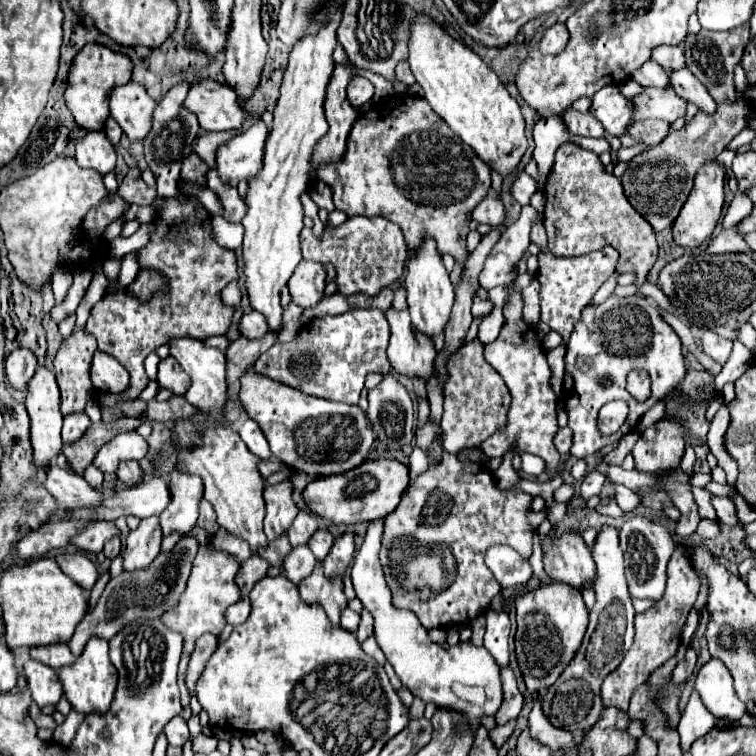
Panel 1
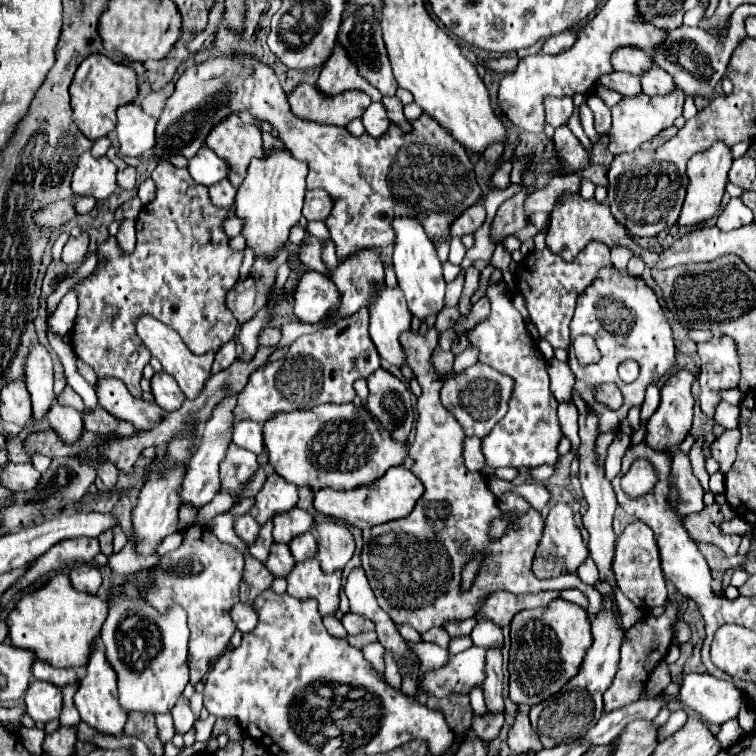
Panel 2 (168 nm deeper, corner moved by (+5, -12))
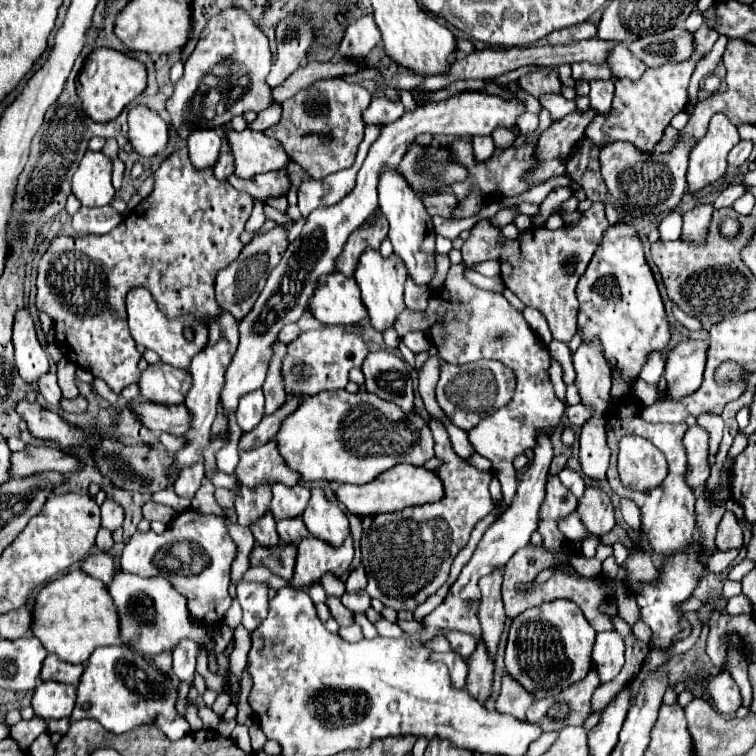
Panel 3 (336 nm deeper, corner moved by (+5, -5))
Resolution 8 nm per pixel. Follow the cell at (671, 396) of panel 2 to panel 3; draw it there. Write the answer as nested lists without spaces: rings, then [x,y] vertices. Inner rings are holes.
[[[693,339],[679,343],[667,355],[665,379],[671,399],[681,399],[699,389],[699,385],[703,383],[705,361],[707,361],[707,343]]]

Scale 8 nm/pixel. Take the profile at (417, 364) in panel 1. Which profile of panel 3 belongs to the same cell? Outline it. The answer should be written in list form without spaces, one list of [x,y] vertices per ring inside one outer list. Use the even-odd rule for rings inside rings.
[[[365,249],[359,257],[359,265],[357,265],[353,277],[357,279],[357,283],[361,287],[361,297],[369,311],[371,325],[377,331],[385,331],[387,327],[391,327],[395,323],[397,315],[405,309],[403,285],[405,285],[407,273],[405,273],[405,265],[401,265],[401,259],[395,253],[391,253],[389,257],[383,257],[375,249]]]

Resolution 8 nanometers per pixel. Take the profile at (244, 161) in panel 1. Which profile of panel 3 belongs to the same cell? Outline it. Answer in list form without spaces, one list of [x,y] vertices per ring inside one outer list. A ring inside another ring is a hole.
[[[205,129],[205,131],[191,133],[187,137],[187,143],[189,143],[189,157],[197,169],[207,169],[215,165],[221,147],[219,131]]]

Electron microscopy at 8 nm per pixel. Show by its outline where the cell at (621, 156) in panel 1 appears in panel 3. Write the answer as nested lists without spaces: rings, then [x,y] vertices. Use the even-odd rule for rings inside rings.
[[[501,209],[495,217],[491,217],[491,225],[495,227],[505,227],[507,223],[511,223],[515,219],[515,209]]]

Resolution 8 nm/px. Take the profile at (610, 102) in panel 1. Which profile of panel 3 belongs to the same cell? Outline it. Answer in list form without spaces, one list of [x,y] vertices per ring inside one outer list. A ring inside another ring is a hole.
[[[597,79],[597,81],[591,81],[591,93],[589,93],[589,99],[591,99],[591,107],[593,111],[597,111],[599,115],[607,113],[611,109],[611,101],[613,101],[613,91],[615,91],[615,81],[603,81],[603,79]]]

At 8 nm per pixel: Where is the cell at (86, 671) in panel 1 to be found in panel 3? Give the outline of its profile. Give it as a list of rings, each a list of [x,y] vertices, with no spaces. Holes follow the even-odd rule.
[[[99,647],[85,665],[70,723],[87,717],[99,721],[111,733],[125,733],[141,725],[157,723],[157,727],[169,739],[181,739],[185,733],[189,733],[189,723],[175,711],[177,685],[177,677],[163,675],[151,661],[135,657],[131,649]]]

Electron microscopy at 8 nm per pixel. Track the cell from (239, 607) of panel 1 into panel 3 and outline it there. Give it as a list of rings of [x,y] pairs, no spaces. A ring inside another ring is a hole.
[[[245,583],[237,585],[237,599],[243,607],[243,625],[253,631],[261,621],[267,617],[269,603],[267,603],[267,583]]]

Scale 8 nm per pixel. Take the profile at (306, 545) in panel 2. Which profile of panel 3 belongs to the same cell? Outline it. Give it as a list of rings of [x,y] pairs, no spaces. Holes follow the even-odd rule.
[[[299,517],[277,521],[277,533],[283,543],[295,543],[295,541],[309,535],[309,531],[305,529],[305,523]]]

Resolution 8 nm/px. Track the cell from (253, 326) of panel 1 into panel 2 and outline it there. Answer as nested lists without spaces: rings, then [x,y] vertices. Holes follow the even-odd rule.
[[[263,328],[261,336],[259,336],[259,346],[275,346],[281,338],[281,332],[277,328]]]

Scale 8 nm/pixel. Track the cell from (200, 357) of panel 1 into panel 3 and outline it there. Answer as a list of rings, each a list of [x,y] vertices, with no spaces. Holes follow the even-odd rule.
[[[135,287],[127,293],[127,315],[129,315],[129,329],[131,329],[135,343],[159,353],[161,361],[169,363],[173,367],[187,369],[193,355],[197,355],[207,345],[207,327],[205,325],[201,325],[197,319],[193,319],[189,315],[181,315],[181,317],[173,317],[173,319],[167,317],[165,313],[161,313],[161,309],[157,309],[153,295],[143,287]],[[187,327],[193,329],[193,333],[195,333],[193,341],[187,341],[183,335]]]

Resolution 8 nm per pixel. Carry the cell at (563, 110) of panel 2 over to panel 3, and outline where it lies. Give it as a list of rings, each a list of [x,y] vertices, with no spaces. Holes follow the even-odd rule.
[[[555,67],[529,71],[519,77],[519,85],[533,97],[539,97],[543,93],[561,93],[561,81]]]

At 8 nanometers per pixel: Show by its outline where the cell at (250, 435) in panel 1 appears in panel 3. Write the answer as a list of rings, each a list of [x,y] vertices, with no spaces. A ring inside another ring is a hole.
[[[255,389],[253,393],[245,393],[245,397],[241,397],[237,407],[237,423],[245,433],[255,429],[257,423],[261,421],[263,405],[265,405],[263,389]]]

